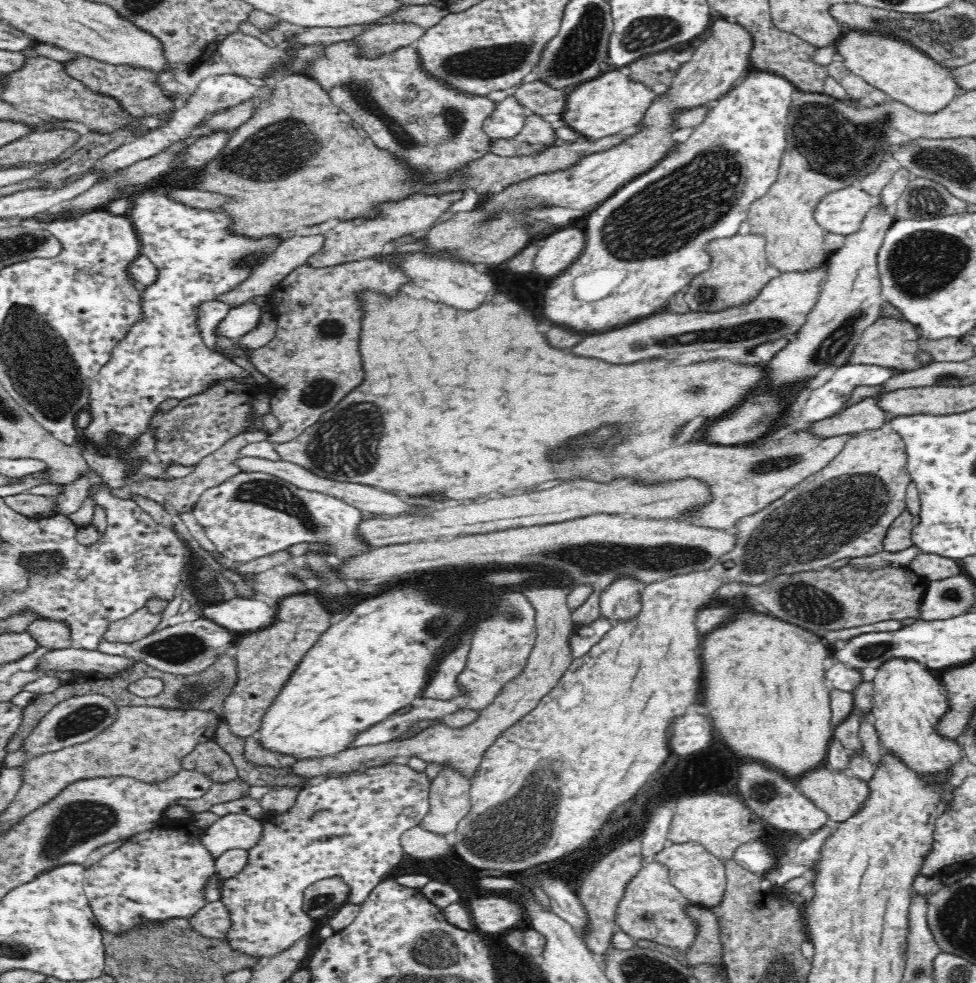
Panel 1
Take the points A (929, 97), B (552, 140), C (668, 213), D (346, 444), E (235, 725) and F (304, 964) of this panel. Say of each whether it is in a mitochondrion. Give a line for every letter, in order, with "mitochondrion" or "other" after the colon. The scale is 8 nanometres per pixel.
A: other
B: other
C: mitochondrion
D: mitochondrion
E: other
F: other

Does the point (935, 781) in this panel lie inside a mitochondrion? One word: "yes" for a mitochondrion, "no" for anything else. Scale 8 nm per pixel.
no

